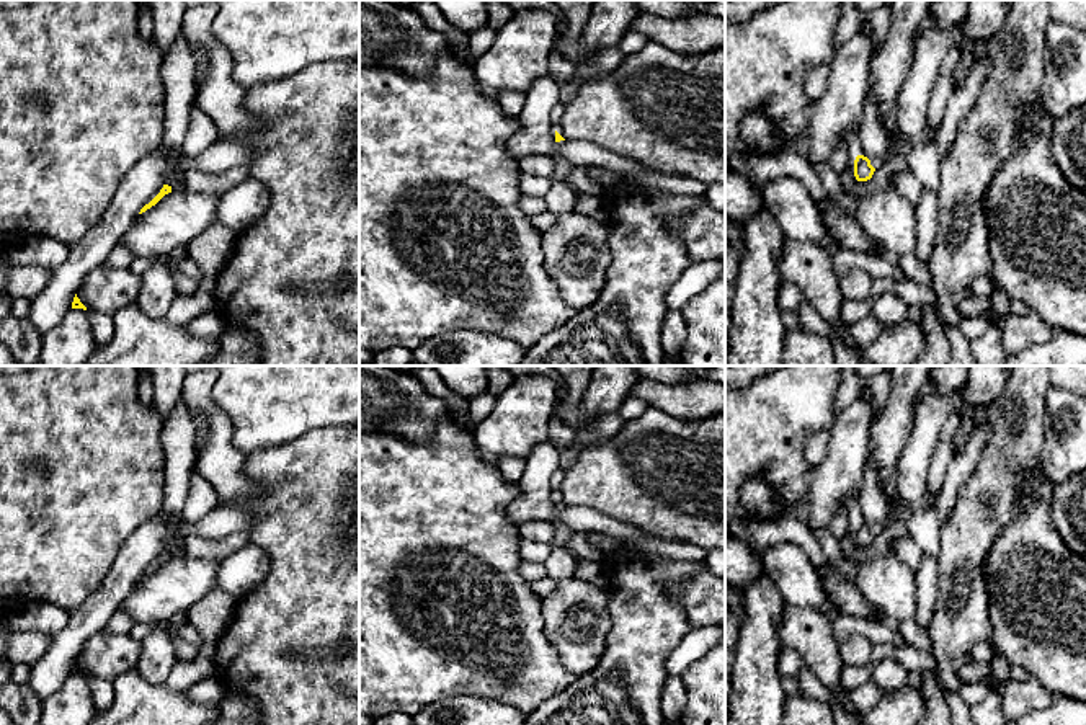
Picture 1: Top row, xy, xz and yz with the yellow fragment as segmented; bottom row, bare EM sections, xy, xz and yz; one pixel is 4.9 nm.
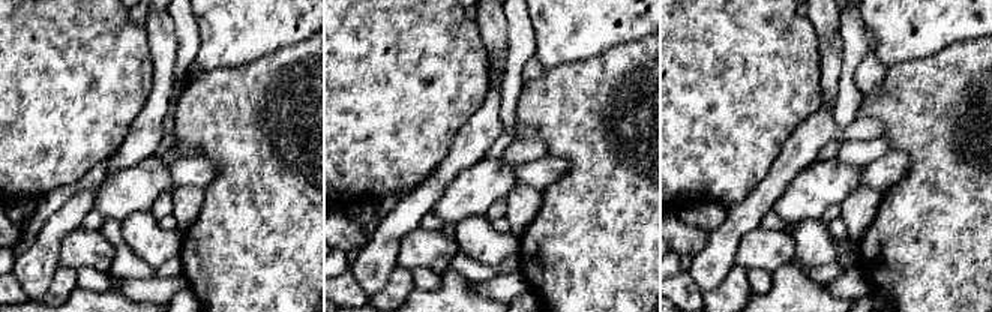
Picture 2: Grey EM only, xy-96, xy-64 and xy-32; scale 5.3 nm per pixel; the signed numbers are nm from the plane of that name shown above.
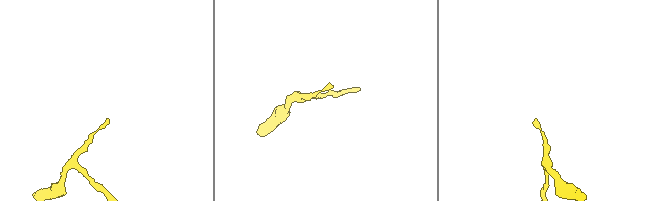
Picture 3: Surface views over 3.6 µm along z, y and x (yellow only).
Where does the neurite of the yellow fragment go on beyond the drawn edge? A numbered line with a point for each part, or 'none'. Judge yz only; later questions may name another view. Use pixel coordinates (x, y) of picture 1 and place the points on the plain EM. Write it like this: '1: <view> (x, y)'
1: yz (876, 507)

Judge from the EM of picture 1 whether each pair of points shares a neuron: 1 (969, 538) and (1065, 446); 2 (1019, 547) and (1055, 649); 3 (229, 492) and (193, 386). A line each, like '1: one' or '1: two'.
1: two
2: one
3: one

